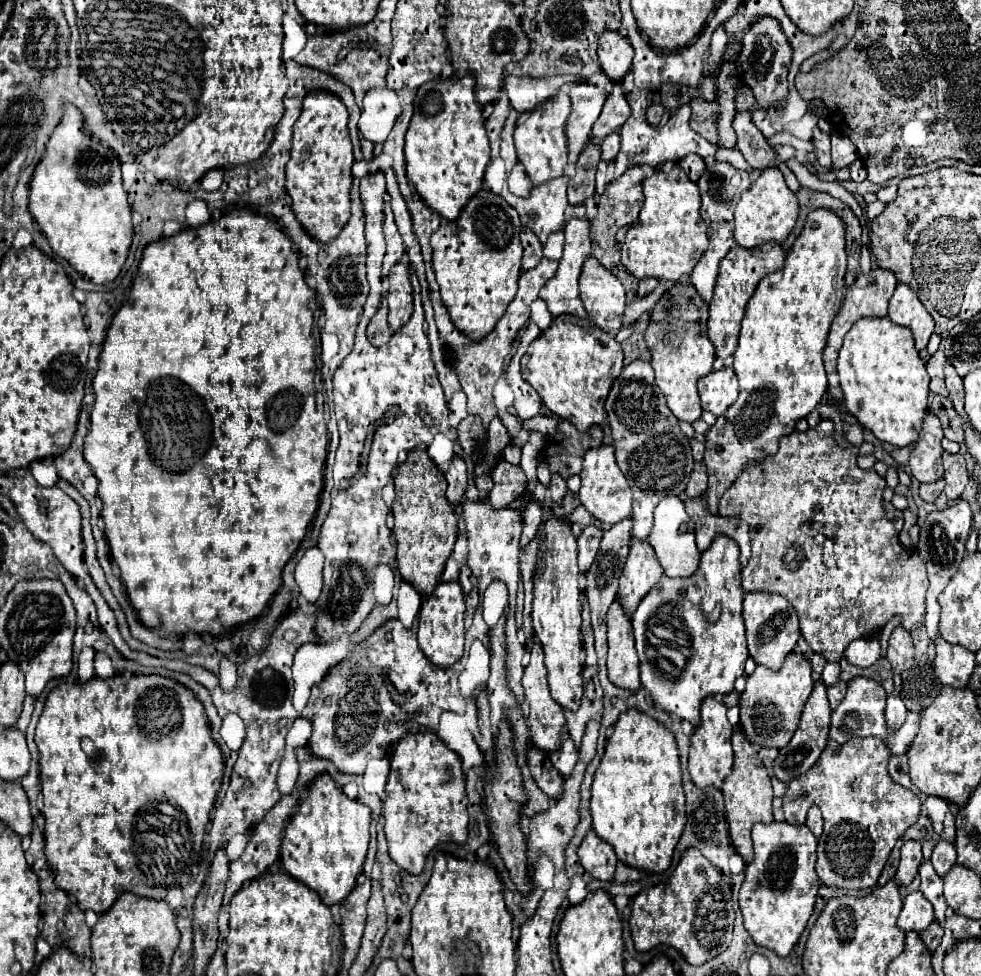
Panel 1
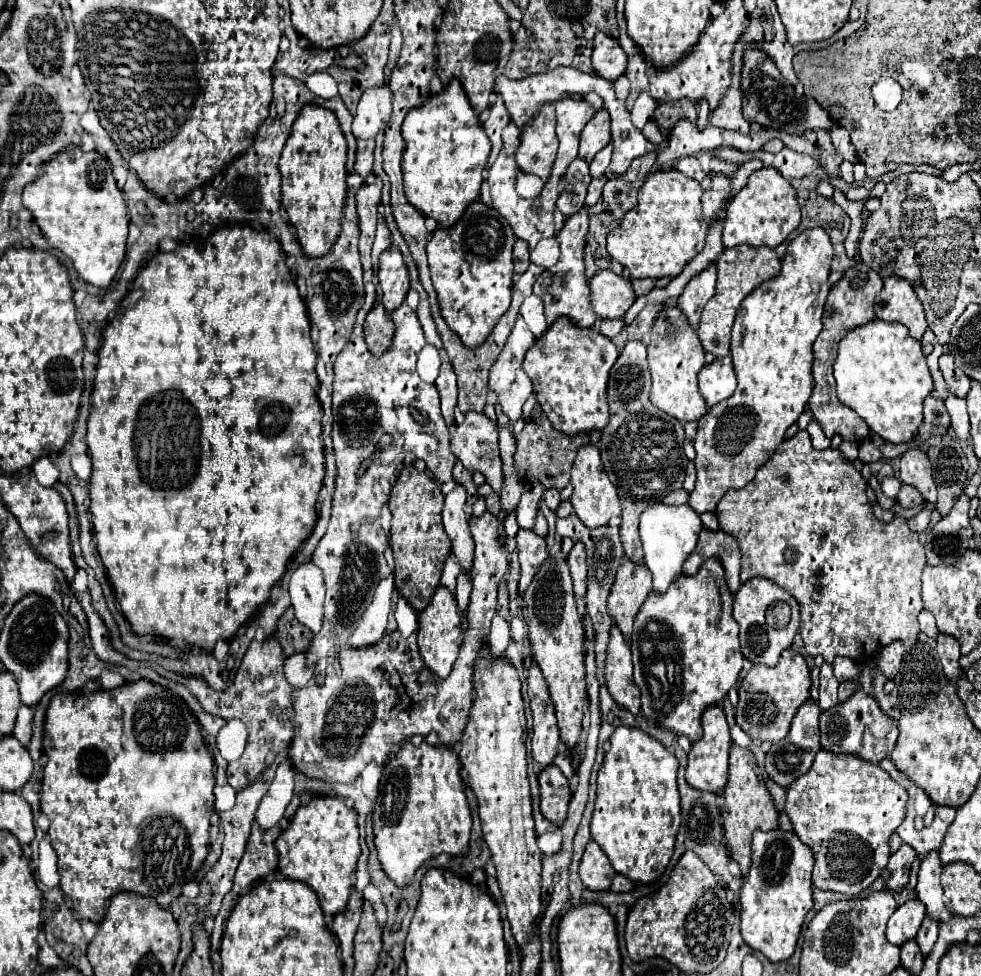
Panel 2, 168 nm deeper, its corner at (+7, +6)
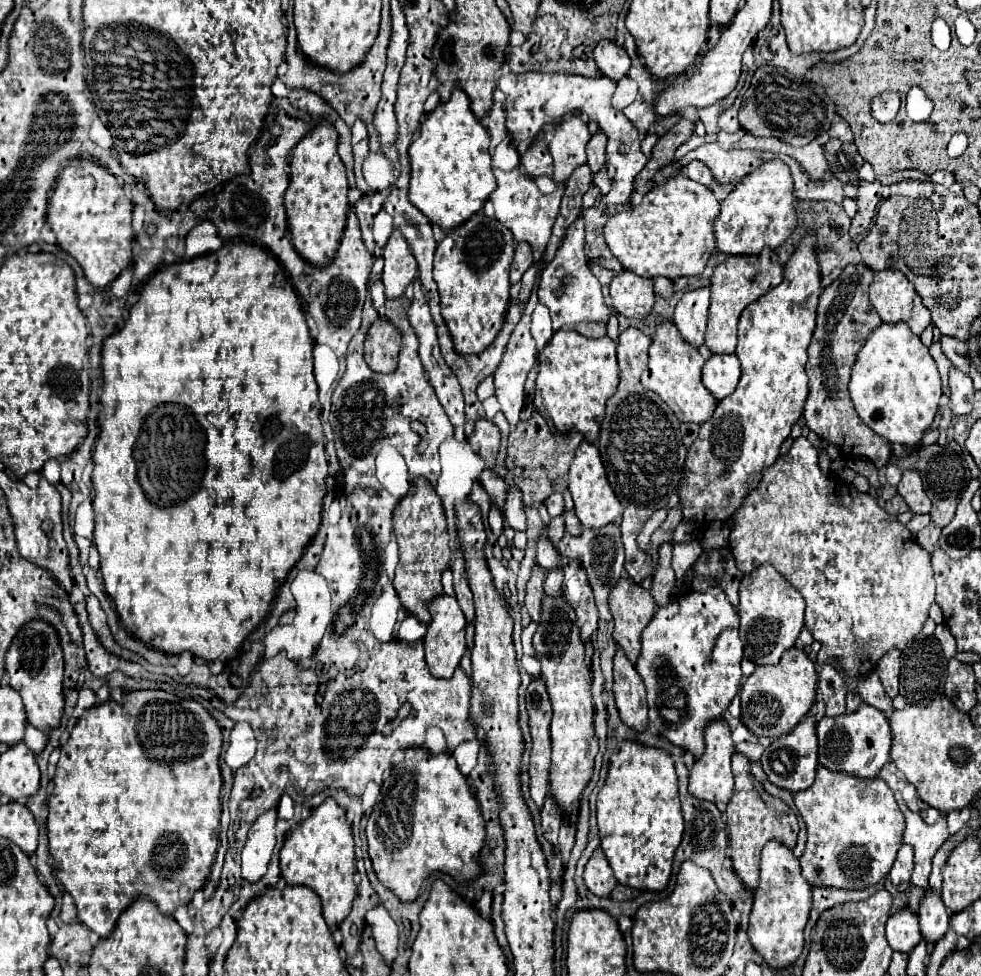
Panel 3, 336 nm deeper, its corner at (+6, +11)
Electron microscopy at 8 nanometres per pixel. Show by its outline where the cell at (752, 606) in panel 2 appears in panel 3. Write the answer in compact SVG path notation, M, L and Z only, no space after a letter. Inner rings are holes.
M761 565L741 579L739 587L739 619L741 619L741 643L745 647L745 657L755 665L777 663L785 649L795 645L799 631L803 629L803 609L805 601L801 593L791 587L773 567Z

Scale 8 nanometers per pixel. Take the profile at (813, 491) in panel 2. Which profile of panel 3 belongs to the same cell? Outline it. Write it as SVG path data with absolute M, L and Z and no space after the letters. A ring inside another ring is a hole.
M797 437L787 455L763 471L761 483L745 495L741 509L733 513L729 547L741 573L751 573L759 565L771 565L805 599L805 627L821 643L817 663L841 659L853 677L867 675L877 661L893 647L903 649L909 639L921 633L927 611L935 601L935 579L931 555L917 537L877 505L869 493L857 491L833 473L823 473L817 449L807 437Z

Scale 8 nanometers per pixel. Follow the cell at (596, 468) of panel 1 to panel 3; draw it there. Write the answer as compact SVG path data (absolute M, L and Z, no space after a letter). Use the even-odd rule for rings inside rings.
M583 441L575 451L575 459L569 467L569 491L575 501L575 513L583 527L599 529L607 523L615 523L615 519L619 519L623 515L623 505L619 503L619 499L615 497L615 493L609 485L599 449L589 441Z

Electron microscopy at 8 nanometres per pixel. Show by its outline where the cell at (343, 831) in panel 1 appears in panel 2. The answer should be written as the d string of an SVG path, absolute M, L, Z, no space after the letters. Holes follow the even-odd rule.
M320 796L310 800L310 804L298 808L288 830L280 834L276 840L276 850L280 854L280 874L290 880L306 882L316 892L324 914L336 916L344 910L352 890L356 860L360 856L354 810L346 808L346 804L336 796Z

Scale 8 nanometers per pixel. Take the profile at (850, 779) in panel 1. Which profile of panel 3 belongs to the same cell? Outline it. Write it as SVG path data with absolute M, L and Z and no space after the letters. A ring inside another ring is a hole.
M823 765L817 767L815 783L805 789L793 793L795 807L799 809L805 825L807 825L807 845L801 857L803 877L817 887L837 887L837 889L865 889L879 883L891 869L897 849L903 841L903 813L893 797L889 785L881 779L863 779L845 771L831 771Z

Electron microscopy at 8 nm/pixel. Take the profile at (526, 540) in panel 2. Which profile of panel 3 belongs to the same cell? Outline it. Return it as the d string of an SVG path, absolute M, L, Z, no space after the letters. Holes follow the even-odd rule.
M535 565L531 571L531 579L527 583L527 593L525 593L525 601L523 601L523 605L529 611L533 621L539 621L539 603L543 597L543 581L545 581L545 571L539 565Z

